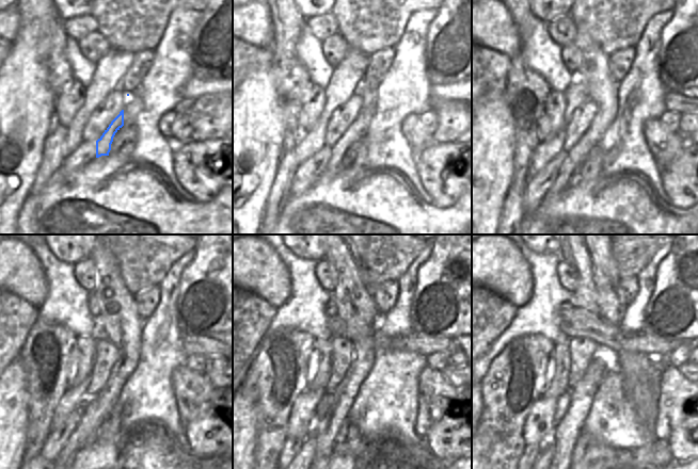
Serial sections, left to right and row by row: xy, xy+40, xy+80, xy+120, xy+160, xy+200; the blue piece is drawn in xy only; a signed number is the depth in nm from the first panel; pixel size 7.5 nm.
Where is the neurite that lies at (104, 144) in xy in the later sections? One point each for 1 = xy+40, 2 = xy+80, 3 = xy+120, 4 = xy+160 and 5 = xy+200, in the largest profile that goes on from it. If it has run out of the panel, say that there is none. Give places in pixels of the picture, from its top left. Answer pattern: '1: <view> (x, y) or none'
1: xy+40 (358, 129)
2: xy+80 (606, 101)
3: xy+120 (128, 342)
4: xy+160 (327, 427)
5: xy+200 (567, 431)

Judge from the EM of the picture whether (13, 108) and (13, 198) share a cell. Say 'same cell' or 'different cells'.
same cell

